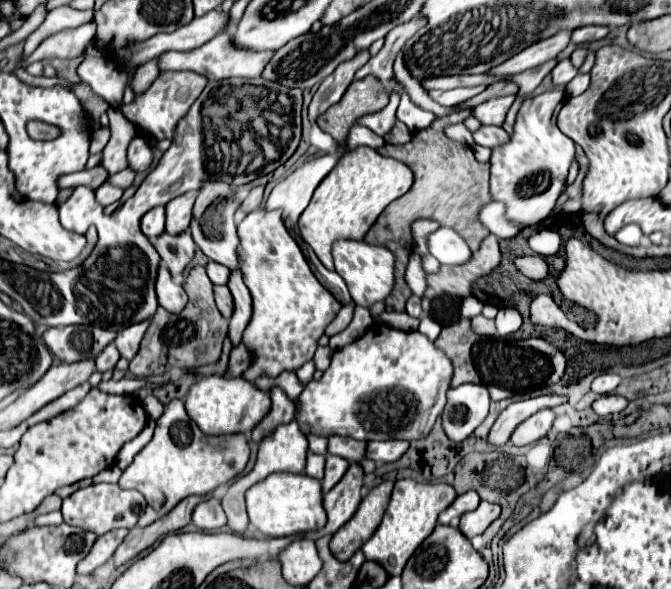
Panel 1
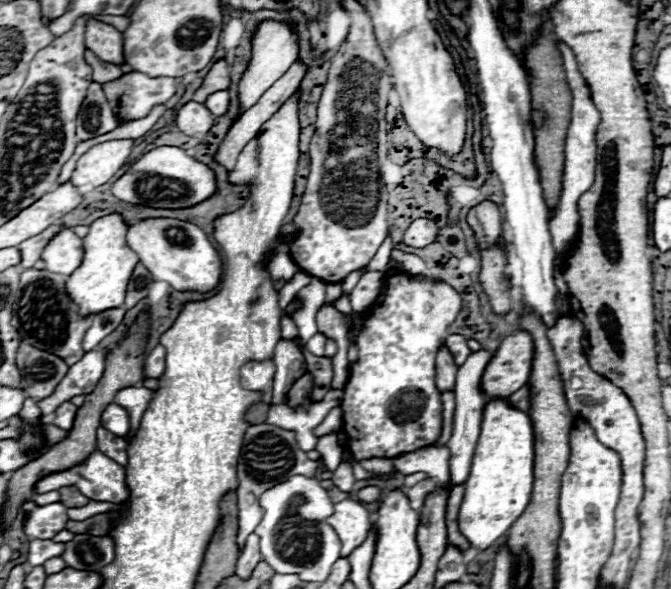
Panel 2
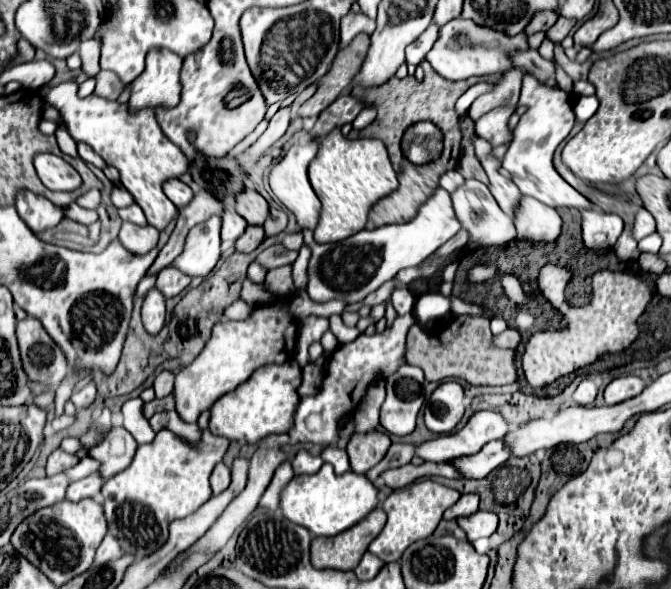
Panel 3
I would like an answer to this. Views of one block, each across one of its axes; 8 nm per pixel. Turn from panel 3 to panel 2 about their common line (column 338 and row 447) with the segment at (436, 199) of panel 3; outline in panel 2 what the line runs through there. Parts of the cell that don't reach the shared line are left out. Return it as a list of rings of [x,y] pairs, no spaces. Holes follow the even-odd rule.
[[[258,424],[250,426],[244,434],[244,444],[242,444],[242,454],[238,458],[238,546],[246,542],[248,534],[254,532],[262,518],[262,508],[258,506],[258,496],[266,492],[268,488],[286,482],[288,478],[300,474],[300,476],[314,476],[316,470],[320,468],[318,462],[308,460],[306,452],[300,450],[296,444],[294,432],[282,430],[272,424]]]

